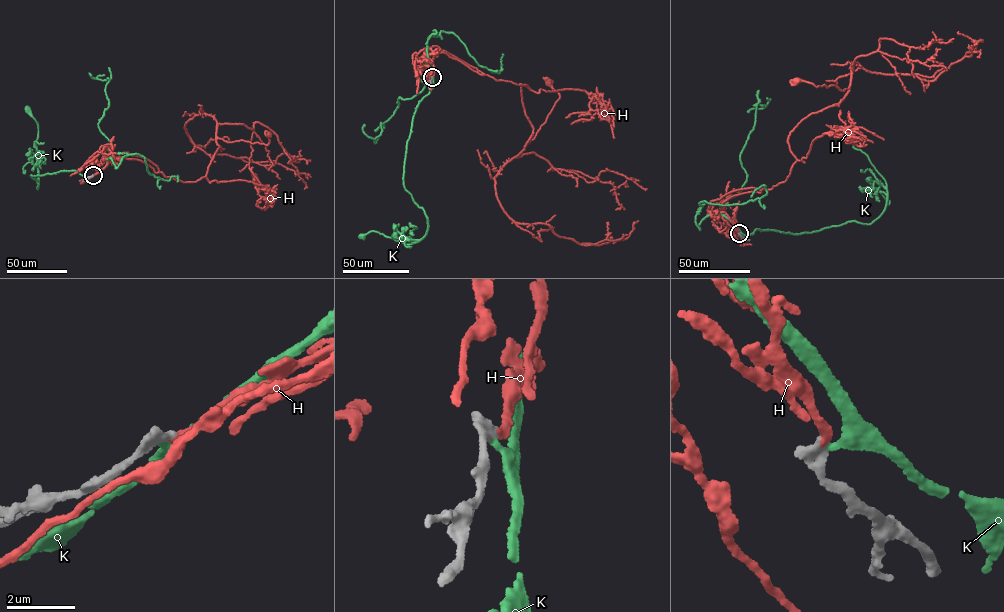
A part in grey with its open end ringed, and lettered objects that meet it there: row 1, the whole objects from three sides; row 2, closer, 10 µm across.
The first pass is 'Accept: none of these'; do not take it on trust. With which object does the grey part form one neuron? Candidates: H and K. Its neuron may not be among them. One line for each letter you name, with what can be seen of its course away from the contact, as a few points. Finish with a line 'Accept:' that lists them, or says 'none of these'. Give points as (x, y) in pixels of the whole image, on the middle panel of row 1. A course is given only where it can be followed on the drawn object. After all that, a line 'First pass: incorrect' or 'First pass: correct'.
H: course (432, 77), (429, 62), (441, 52), (527, 85), (533, 130), (523, 150), (560, 96), (549, 81)
Accept: H
First pass: incorrect

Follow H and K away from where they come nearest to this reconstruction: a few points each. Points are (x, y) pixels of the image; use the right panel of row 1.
H: (739, 233), (719, 205), (786, 180), (797, 159), (790, 132), (835, 105), (849, 88), (796, 80)
K: (739, 233), (811, 233), (852, 221), (869, 224), (879, 216), (886, 184), (853, 141)

